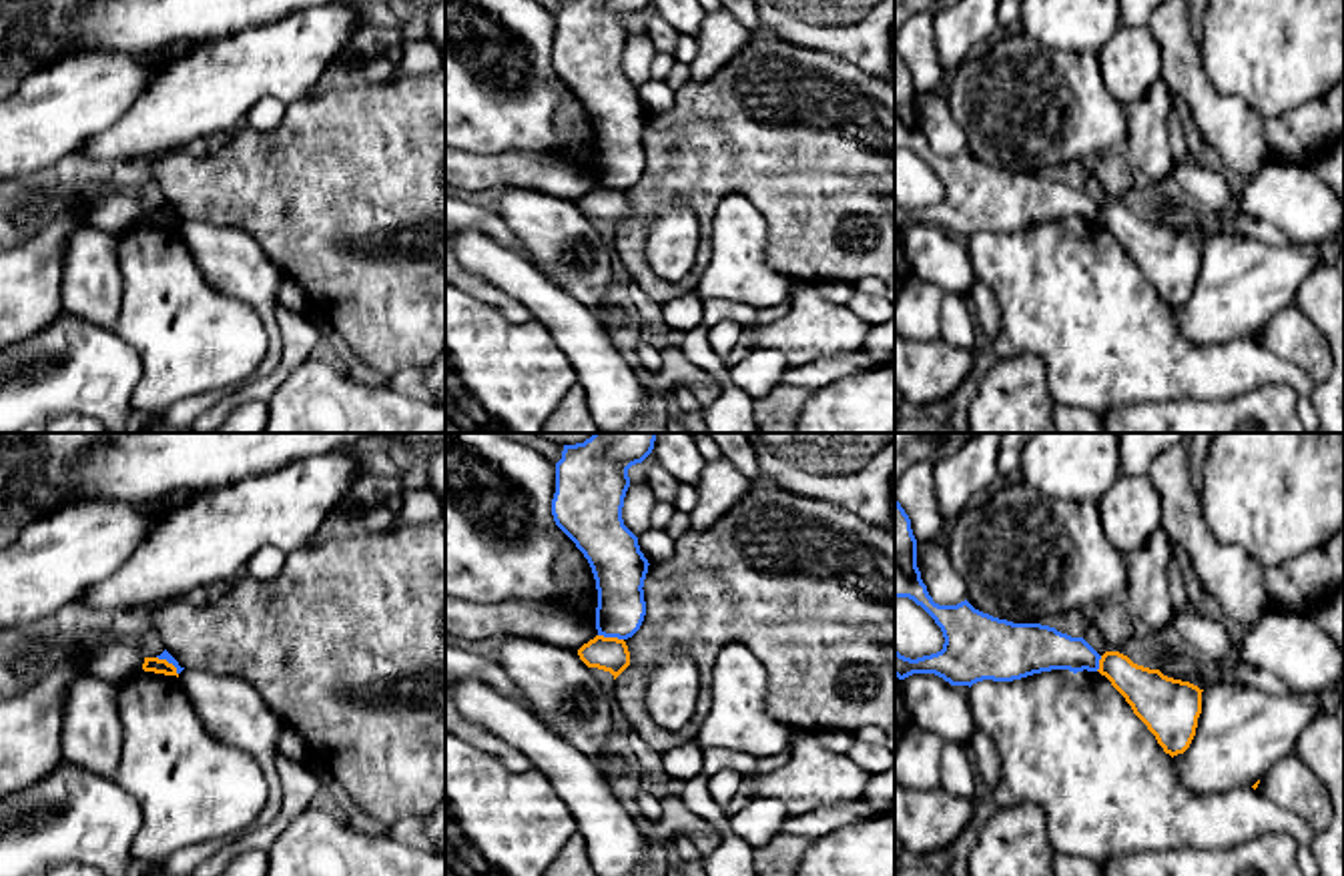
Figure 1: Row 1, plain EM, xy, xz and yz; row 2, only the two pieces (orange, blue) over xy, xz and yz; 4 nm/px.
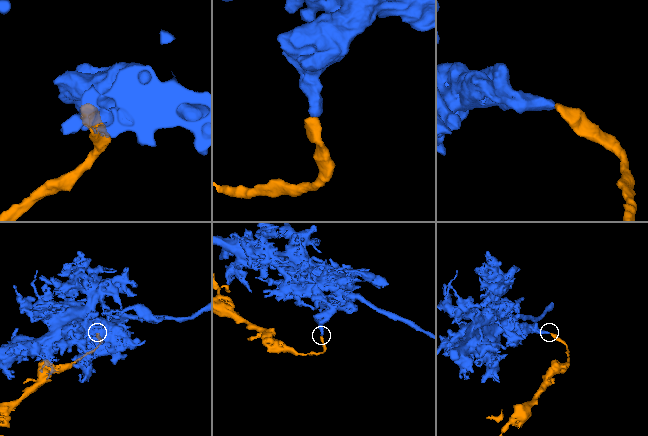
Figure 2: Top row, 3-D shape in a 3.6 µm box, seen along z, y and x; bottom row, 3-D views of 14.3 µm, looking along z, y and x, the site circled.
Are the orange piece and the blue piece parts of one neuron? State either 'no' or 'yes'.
no

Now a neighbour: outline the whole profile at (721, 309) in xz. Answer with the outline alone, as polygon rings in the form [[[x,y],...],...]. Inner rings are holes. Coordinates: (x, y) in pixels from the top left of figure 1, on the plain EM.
[[[730,299],[704,301],[702,325],[714,327],[720,321],[734,321],[746,335],[754,327],[754,313],[756,309],[750,305]]]

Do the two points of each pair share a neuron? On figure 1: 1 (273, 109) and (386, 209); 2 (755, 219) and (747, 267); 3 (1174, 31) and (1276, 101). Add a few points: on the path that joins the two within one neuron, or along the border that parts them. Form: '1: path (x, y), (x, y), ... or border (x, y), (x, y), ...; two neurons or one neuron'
1: border (287, 109), (273, 129), (255, 131), (245, 125); two neurons
2: path (753, 231), (747, 255); one neuron
3: border (1198, 47), (1202, 73), (1218, 93); two neurons

